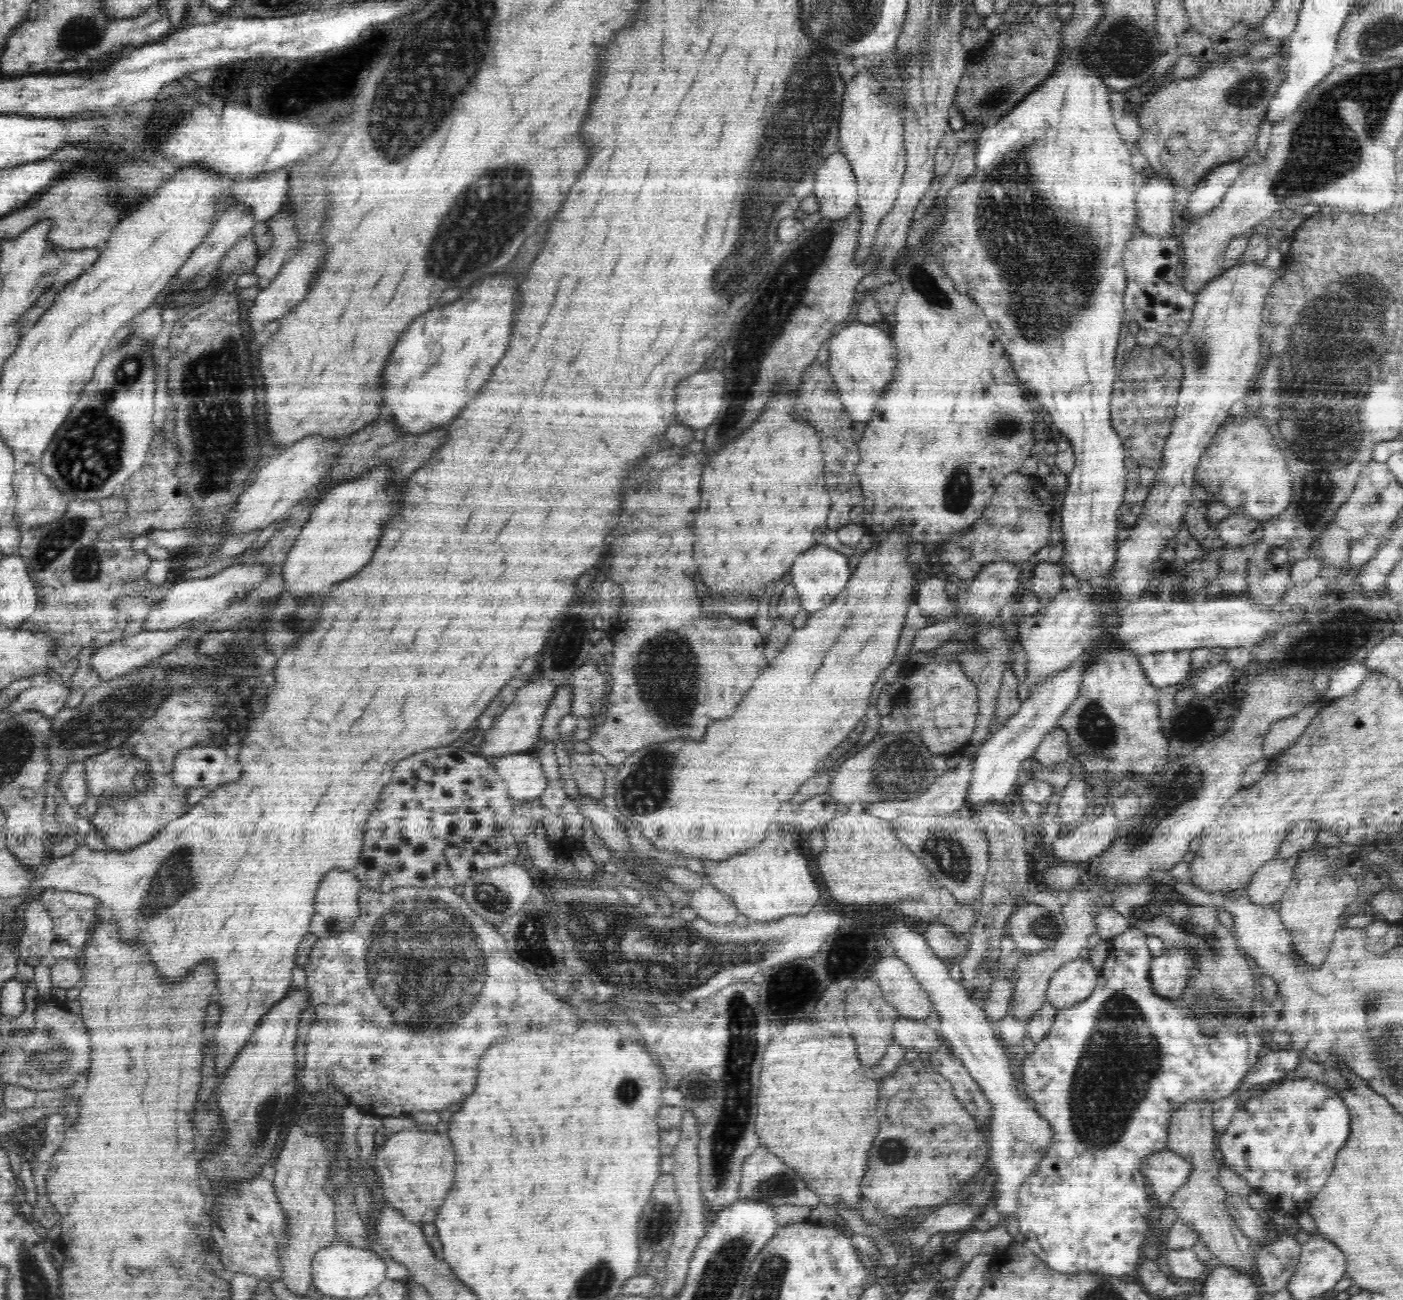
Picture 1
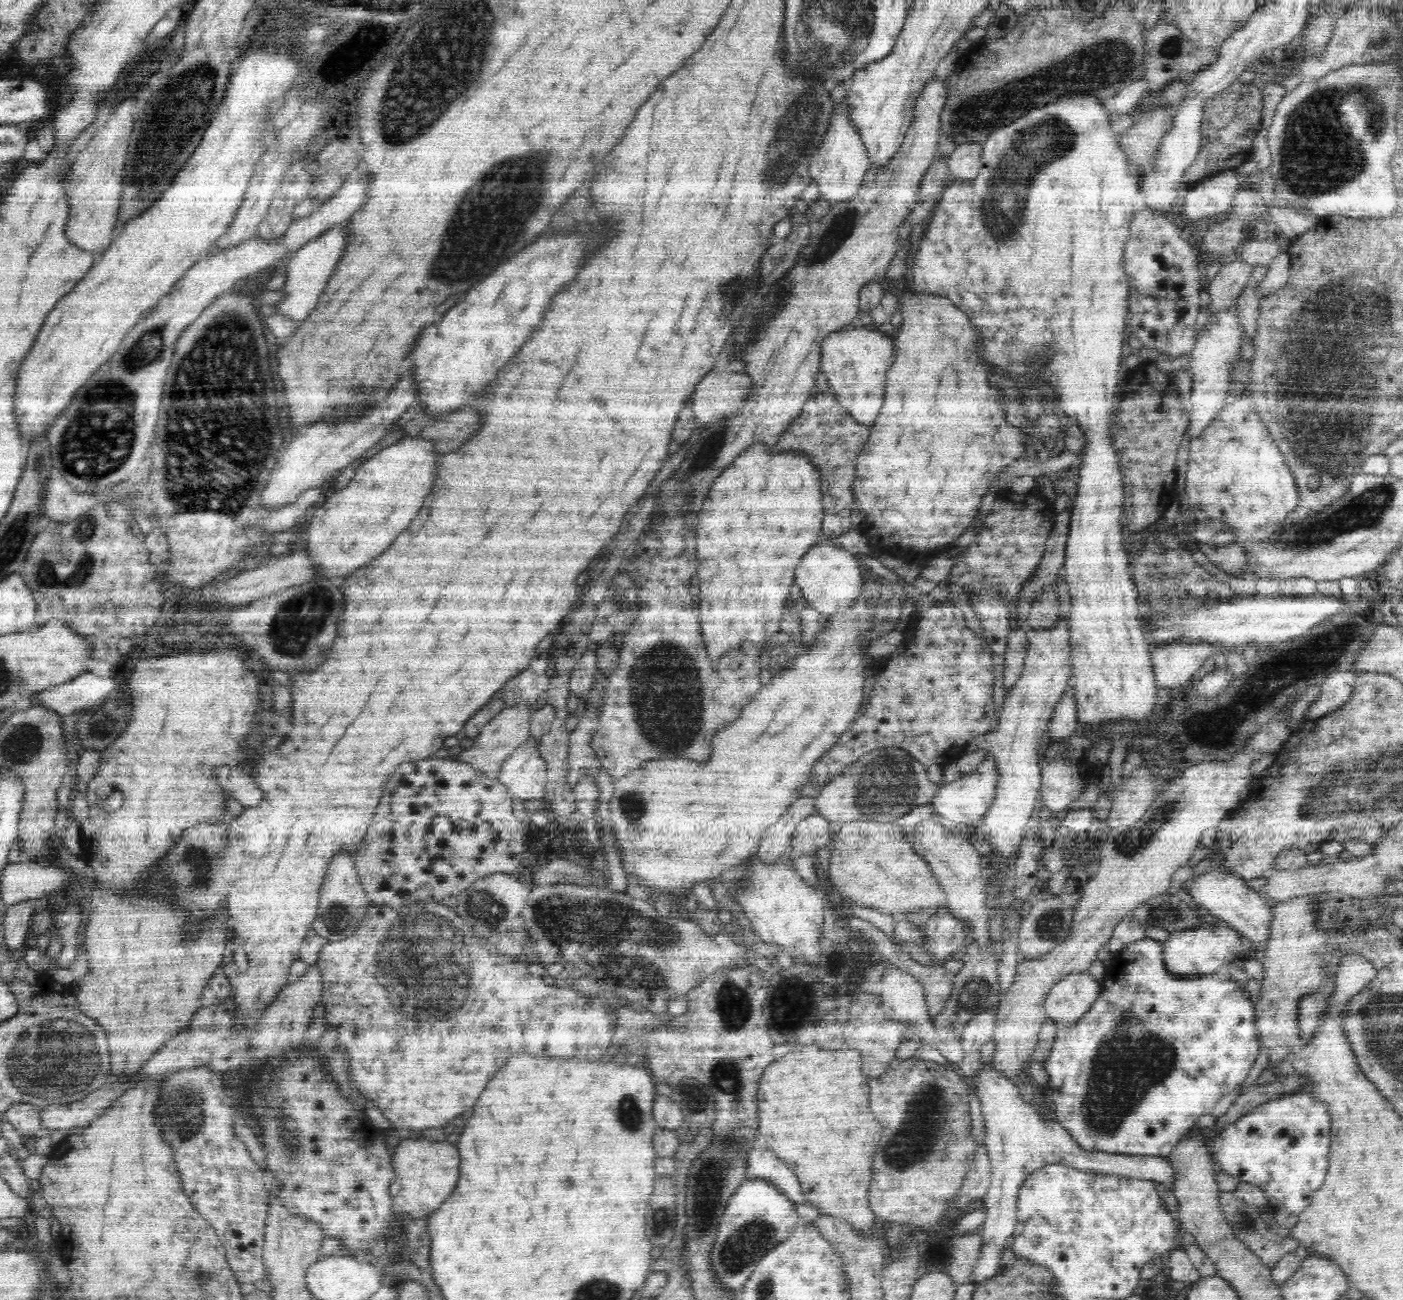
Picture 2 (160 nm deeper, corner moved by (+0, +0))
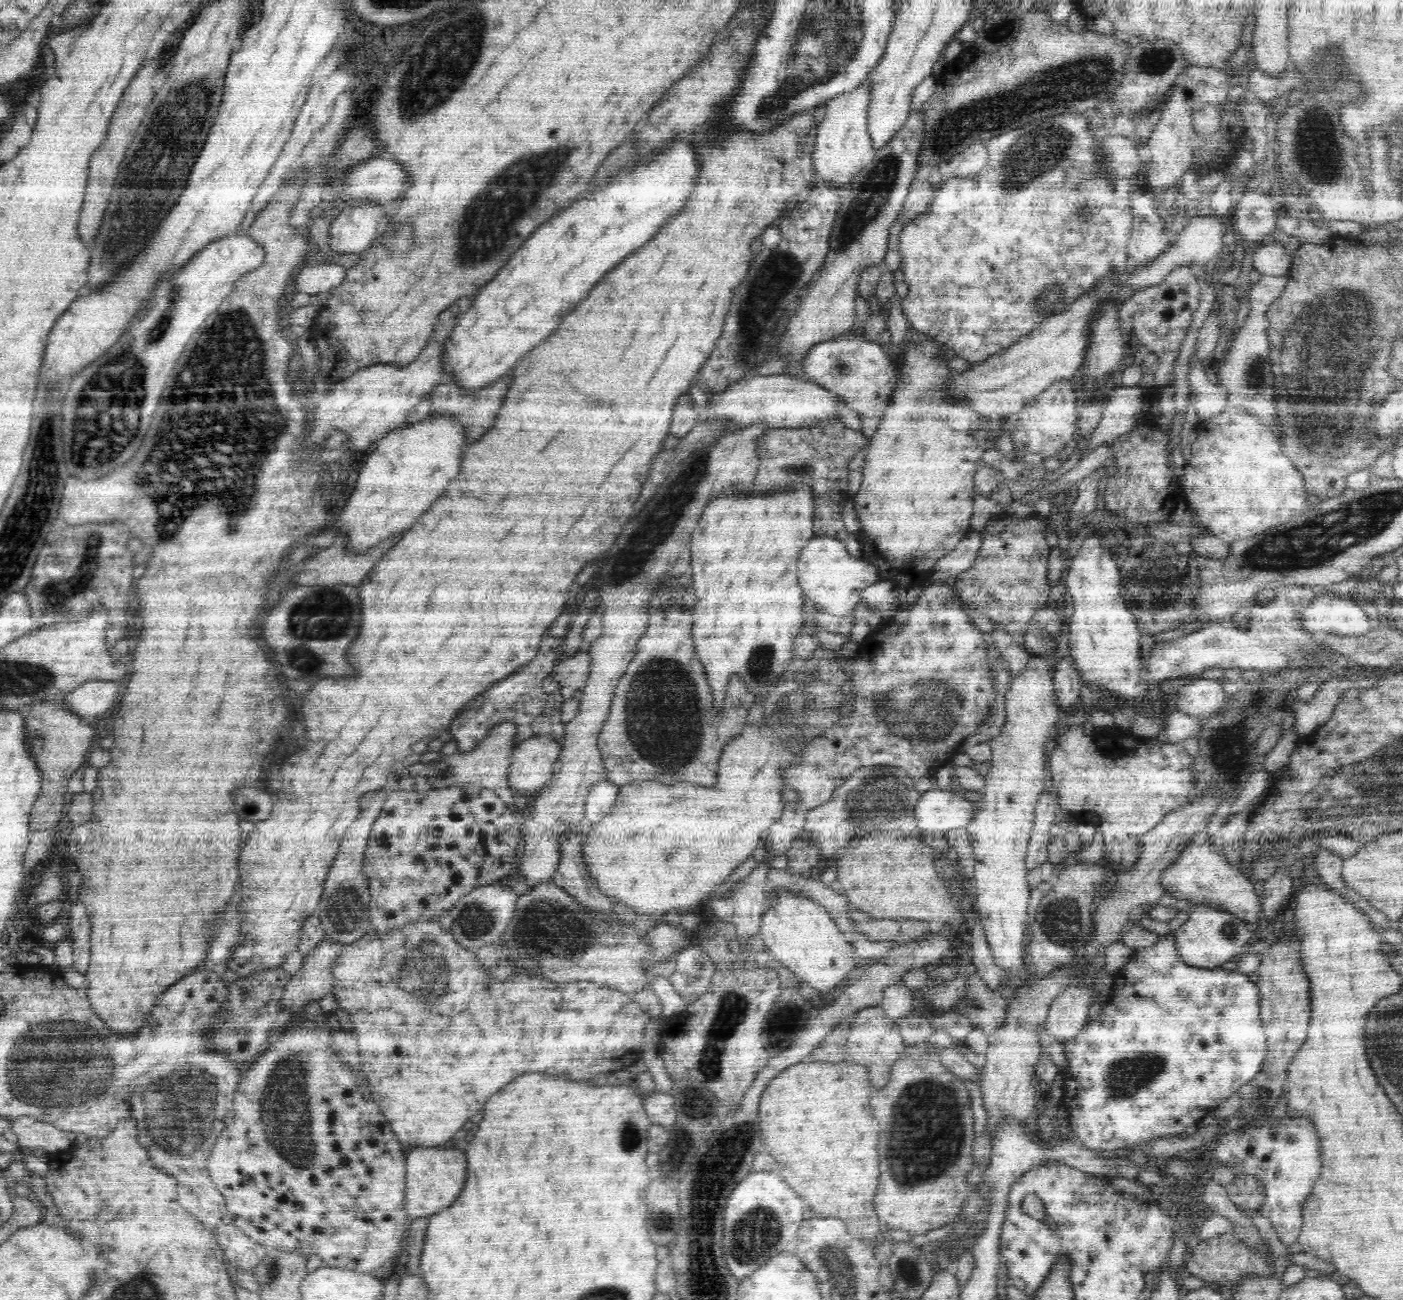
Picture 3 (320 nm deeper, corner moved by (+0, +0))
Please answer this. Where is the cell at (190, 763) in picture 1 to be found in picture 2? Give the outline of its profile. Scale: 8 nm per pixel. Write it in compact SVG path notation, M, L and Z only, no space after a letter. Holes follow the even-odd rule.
M220 766L216 770L216 778L220 782L220 786L242 806L250 808L250 806L258 806L264 798L262 790L258 788L258 784L252 780L252 776L242 774L240 768L226 768L226 766Z

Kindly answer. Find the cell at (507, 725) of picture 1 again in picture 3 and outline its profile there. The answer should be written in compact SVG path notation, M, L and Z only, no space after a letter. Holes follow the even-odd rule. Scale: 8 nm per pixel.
M509 720L502 722L502 724L494 726L476 748L472 748L468 752L441 756L439 759L425 764L420 773L434 788L448 788L448 786L460 786L460 784L470 784L470 782L490 790L506 788L509 786L508 774L513 758L513 740L516 736L516 727Z

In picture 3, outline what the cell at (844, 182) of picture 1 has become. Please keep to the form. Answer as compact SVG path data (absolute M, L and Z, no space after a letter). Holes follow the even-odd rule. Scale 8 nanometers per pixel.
M862 84L851 93L844 93L824 104L825 116L817 126L814 150L811 152L817 181L830 183L833 188L847 191L851 180L874 160L877 148L868 132L866 114L870 106L868 84Z

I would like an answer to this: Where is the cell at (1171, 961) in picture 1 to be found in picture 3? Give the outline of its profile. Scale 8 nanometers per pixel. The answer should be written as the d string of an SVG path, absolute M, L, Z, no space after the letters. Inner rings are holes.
M1194 905L1191 907L1192 910L1189 910L1188 920L1180 926L1177 932L1171 934L1174 943L1176 943L1176 949L1178 949L1178 953L1180 953L1180 959L1188 965L1220 968L1224 962L1235 960L1243 954L1254 937L1258 935L1246 922L1243 922L1240 918L1236 917L1236 915L1230 913L1230 911L1220 909L1220 907L1216 905Z

